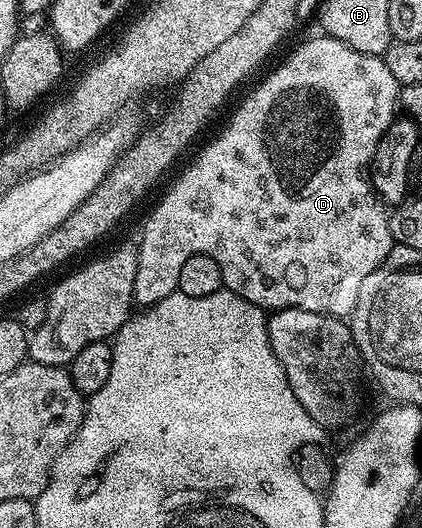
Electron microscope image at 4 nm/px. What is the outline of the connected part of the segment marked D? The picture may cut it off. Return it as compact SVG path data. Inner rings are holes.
M325 33L319 36L319 39L310 39L307 43L300 44L235 109L234 116L226 123L226 128L179 173L178 180L170 187L170 192L155 205L154 212L147 217L146 224L142 227L142 240L136 243L138 264L134 282L134 302L139 308L161 304L164 297L173 296L177 292L180 265L184 265L188 257L210 255L220 265L225 290L235 291L237 295L244 297L244 301L267 312L273 313L285 307L299 307L321 315L348 317L356 309L356 297L360 297L360 285L364 285L364 277L368 277L368 273L372 273L372 269L376 269L376 265L380 265L396 245L390 228L388 207L370 186L367 175L370 159L376 153L380 139L396 118L396 108L400 103L400 85L396 77L392 77L383 56L360 53Z

